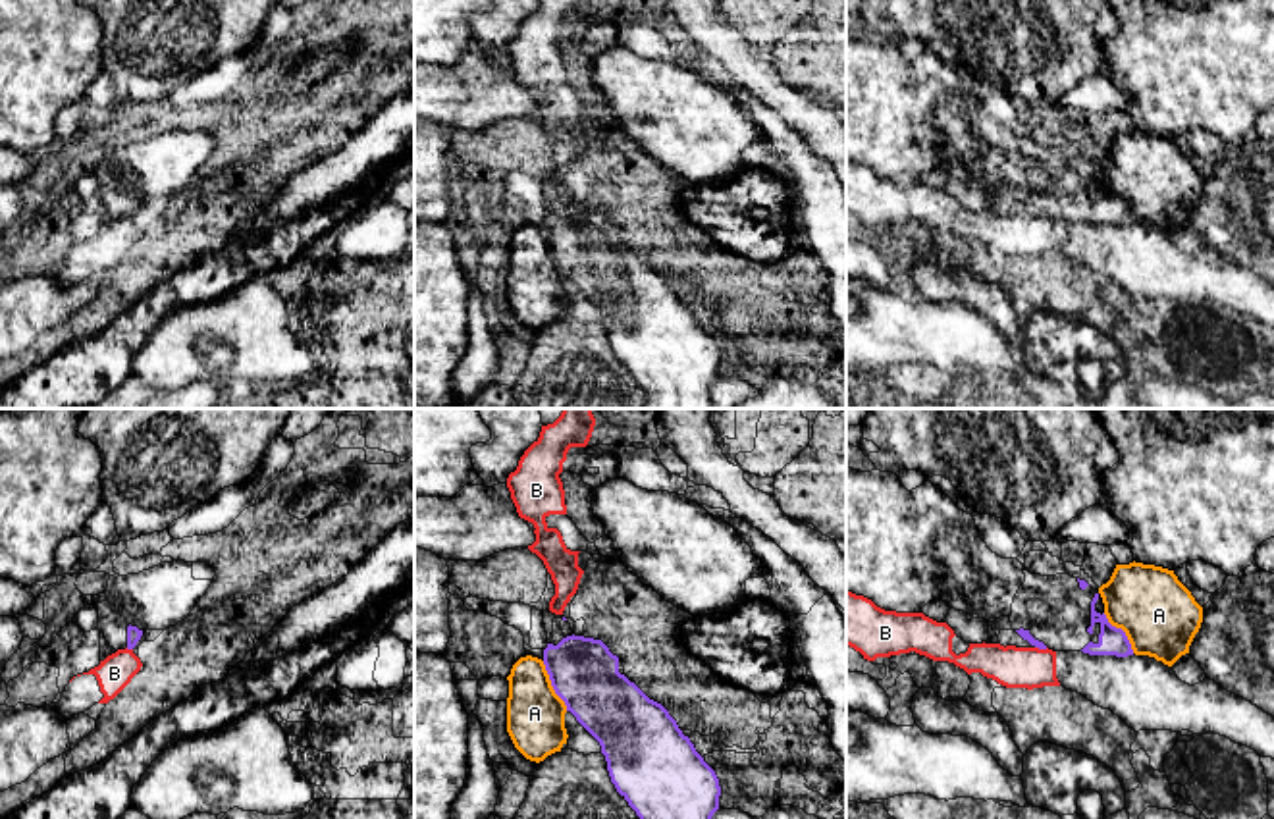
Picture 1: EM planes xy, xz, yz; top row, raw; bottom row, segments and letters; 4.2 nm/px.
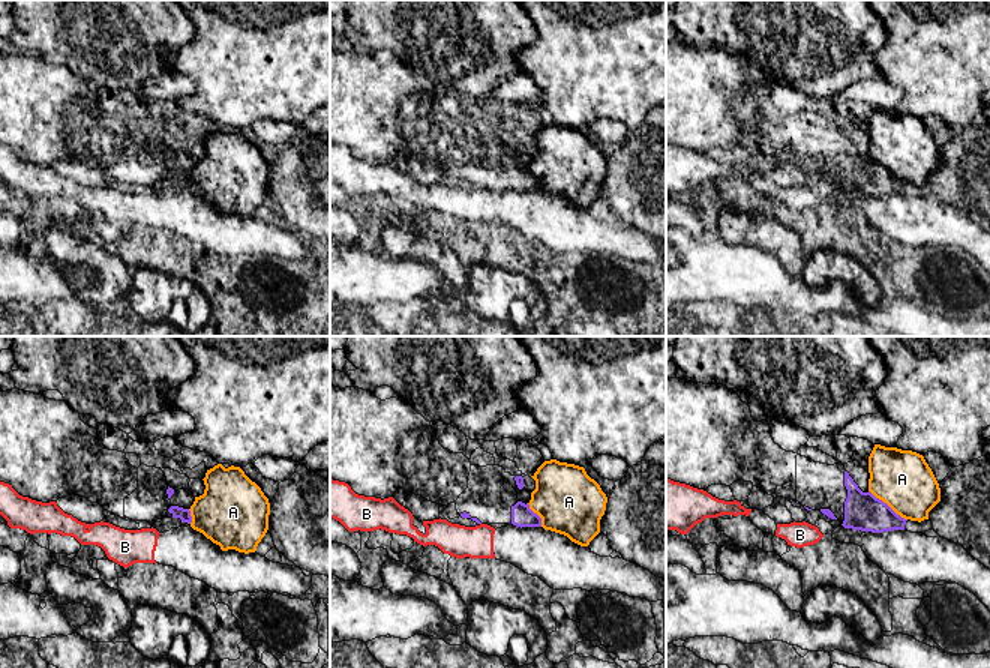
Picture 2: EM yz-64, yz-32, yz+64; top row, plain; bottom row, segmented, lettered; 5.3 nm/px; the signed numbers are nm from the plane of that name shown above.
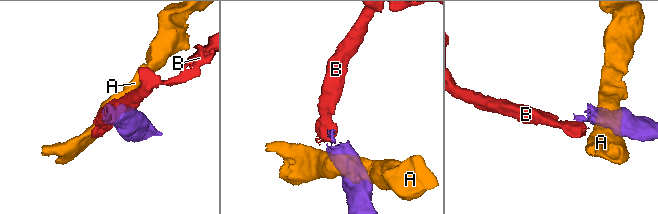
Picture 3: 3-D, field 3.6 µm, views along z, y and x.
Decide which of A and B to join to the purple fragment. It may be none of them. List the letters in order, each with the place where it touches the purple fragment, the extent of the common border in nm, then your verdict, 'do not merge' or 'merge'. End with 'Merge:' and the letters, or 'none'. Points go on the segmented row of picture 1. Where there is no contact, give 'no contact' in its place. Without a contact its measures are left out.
A: meets purple in xz at (552, 685); contact 240 nm long; do not merge
B: meets purple in yz at (1041, 648); contact 60 nm long; do not merge
Merge: none

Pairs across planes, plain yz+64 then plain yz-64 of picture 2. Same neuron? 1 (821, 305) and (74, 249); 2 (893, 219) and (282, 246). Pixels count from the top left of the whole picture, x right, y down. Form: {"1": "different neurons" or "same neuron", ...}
{"1": "different neurons", "2": "same neuron"}

